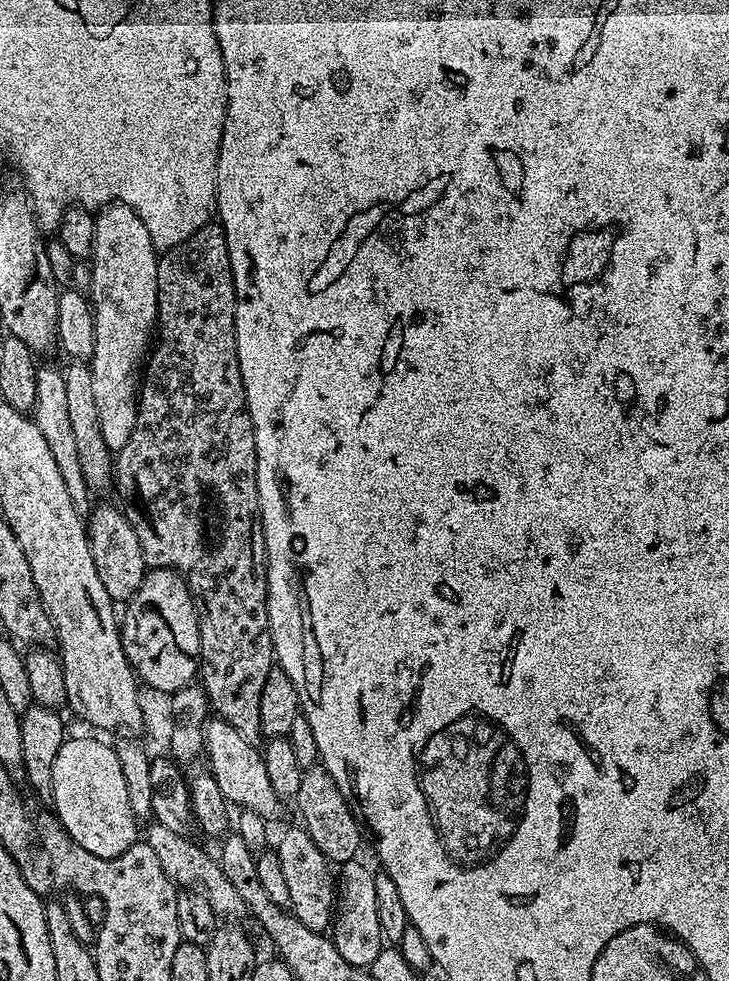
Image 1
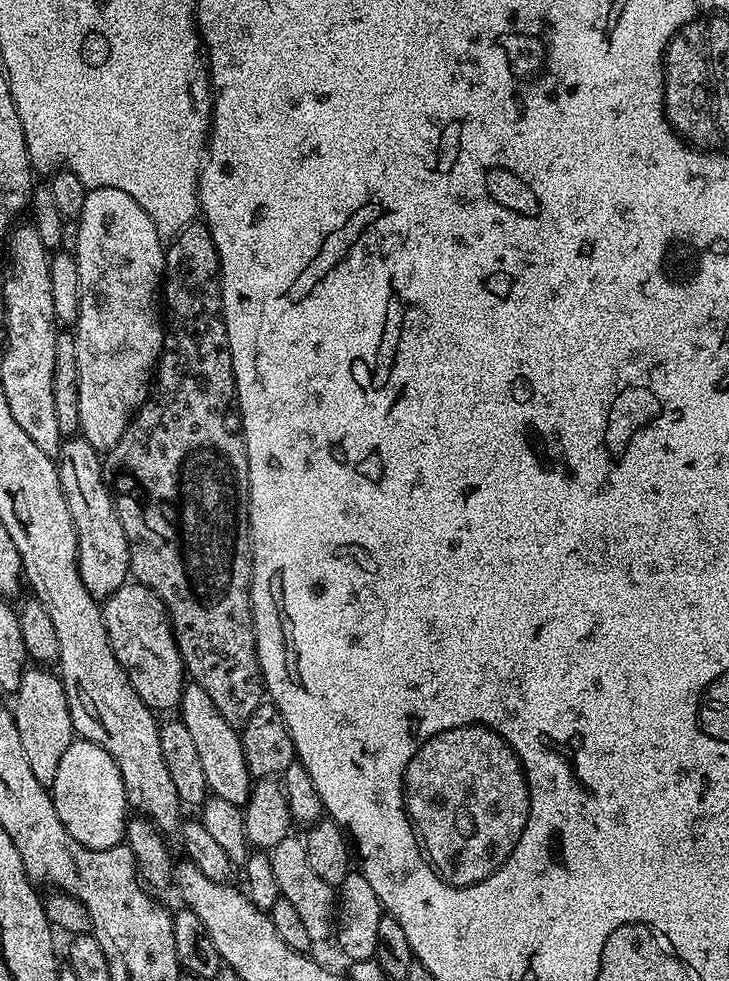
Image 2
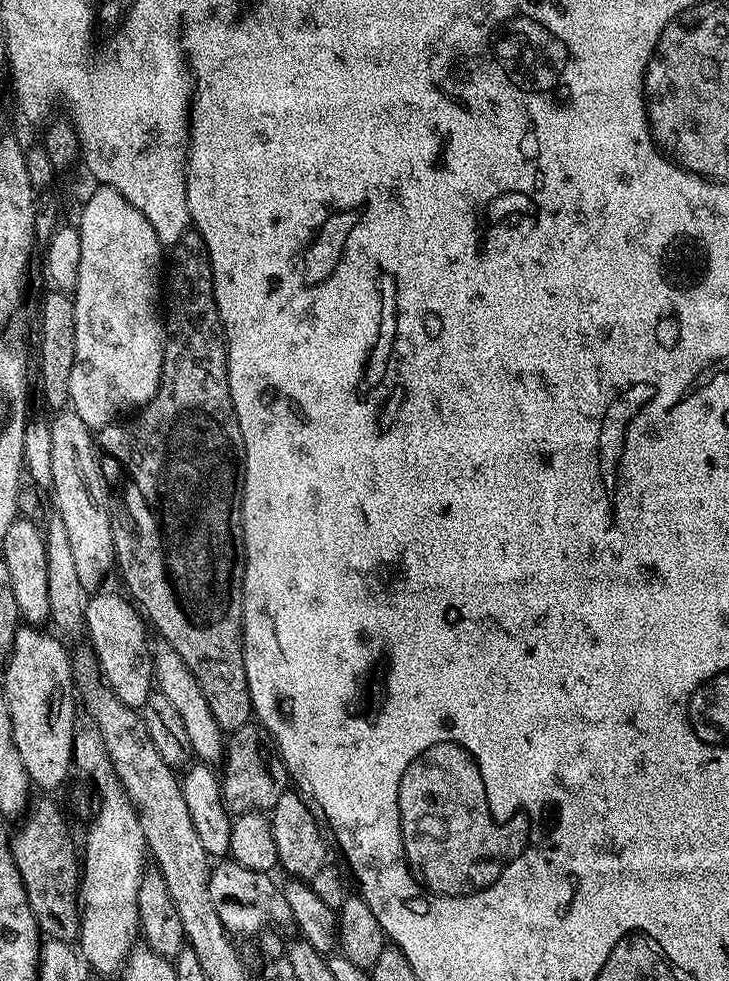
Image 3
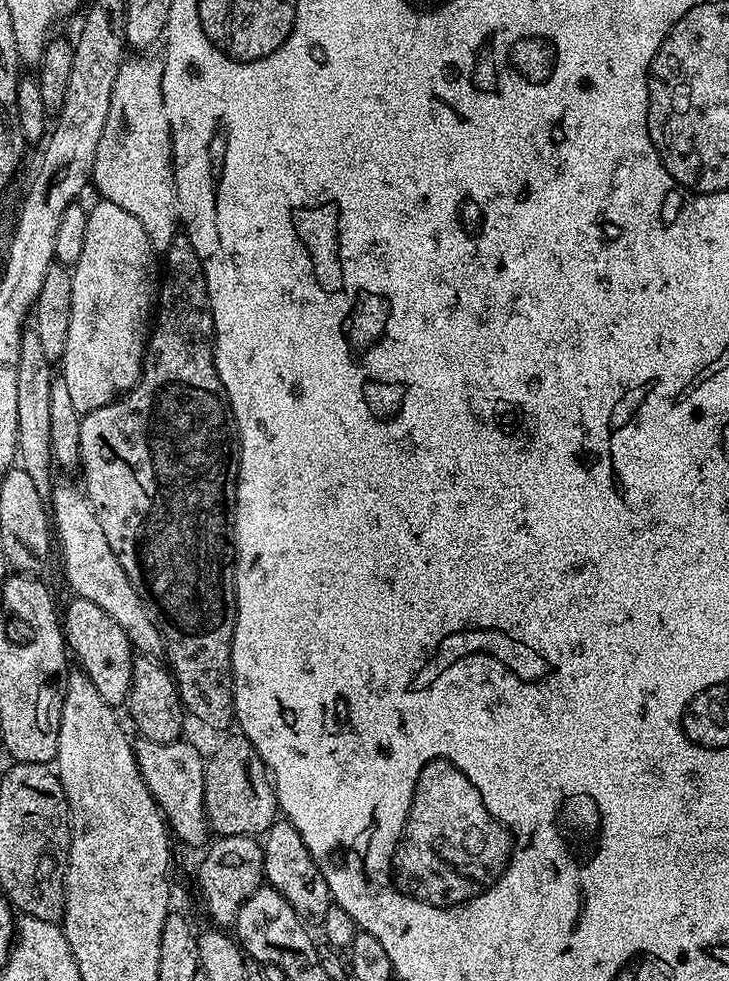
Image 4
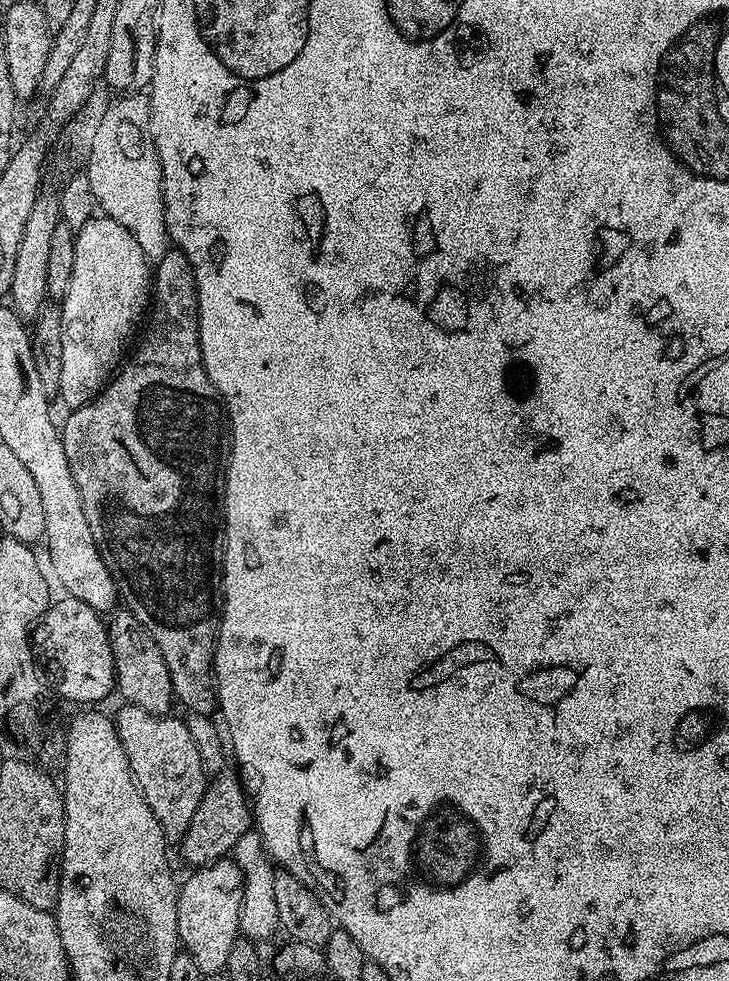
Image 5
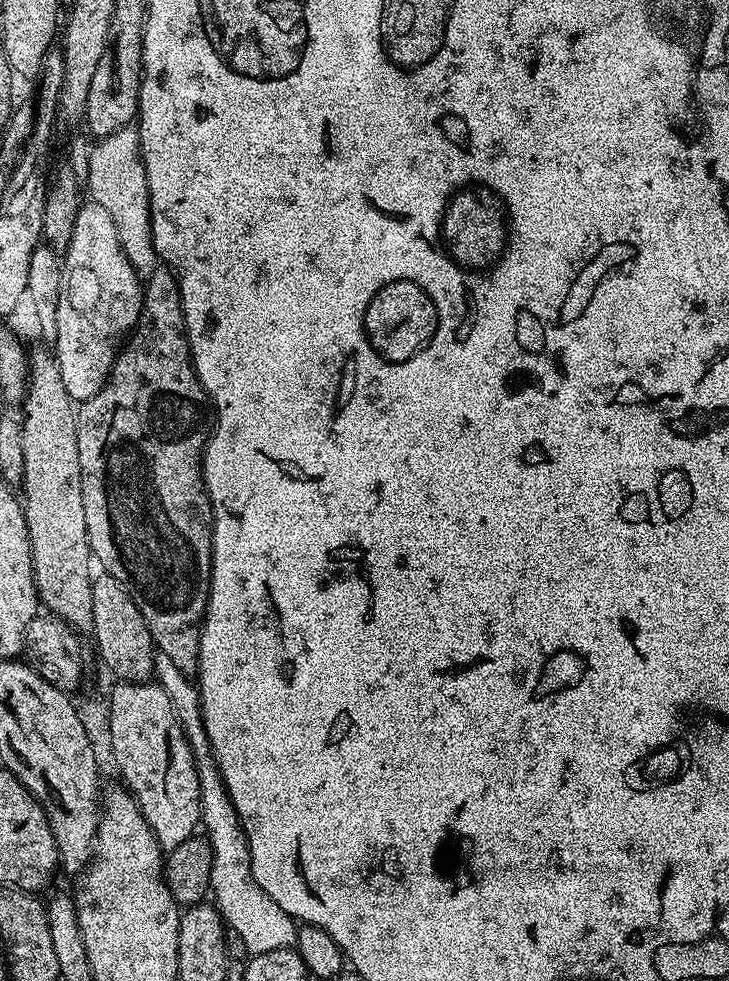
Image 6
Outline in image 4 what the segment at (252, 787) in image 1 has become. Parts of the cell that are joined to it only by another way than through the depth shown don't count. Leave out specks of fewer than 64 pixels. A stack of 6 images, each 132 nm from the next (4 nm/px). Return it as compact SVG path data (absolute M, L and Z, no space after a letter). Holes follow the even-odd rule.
M57 479L52 486L50 497L50 524L58 541L58 556L64 563L64 580L73 588L75 595L86 602L94 602L101 610L106 610L130 638L133 649L142 656L165 655L164 635L152 620L148 607L134 590L126 570L118 562L114 550L110 550L110 536L102 530L97 509L80 493L76 484Z

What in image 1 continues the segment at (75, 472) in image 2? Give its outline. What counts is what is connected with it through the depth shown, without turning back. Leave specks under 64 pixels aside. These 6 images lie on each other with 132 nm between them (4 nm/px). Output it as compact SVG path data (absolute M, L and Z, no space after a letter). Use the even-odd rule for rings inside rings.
M97 503L87 517L86 531L90 554L94 558L94 566L98 566L98 578L102 578L102 586L106 586L106 594L110 594L113 602L131 600L132 595L142 586L144 573L149 571L142 554L142 542L138 542L134 526L130 526L119 507Z

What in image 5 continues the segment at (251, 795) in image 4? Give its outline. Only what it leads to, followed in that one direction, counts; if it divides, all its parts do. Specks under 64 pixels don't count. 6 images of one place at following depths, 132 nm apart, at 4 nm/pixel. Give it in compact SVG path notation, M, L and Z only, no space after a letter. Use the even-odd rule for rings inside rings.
M231 770L217 772L204 789L204 797L190 818L186 834L178 841L184 860L193 869L204 868L215 860L225 859L235 849L238 838L242 838L253 827L254 817L246 789L237 773Z

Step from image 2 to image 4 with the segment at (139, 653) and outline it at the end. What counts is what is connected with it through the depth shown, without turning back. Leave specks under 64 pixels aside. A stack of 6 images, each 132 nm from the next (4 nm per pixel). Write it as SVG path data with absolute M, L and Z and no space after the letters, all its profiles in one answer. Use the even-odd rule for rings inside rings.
M72 598L68 609L62 612L62 627L66 637L66 647L76 660L79 667L94 682L98 694L106 698L106 702L113 706L120 706L127 701L132 677L132 661L134 649L130 638L126 638L126 630L101 610L94 606L94 602L86 602L79 598Z

